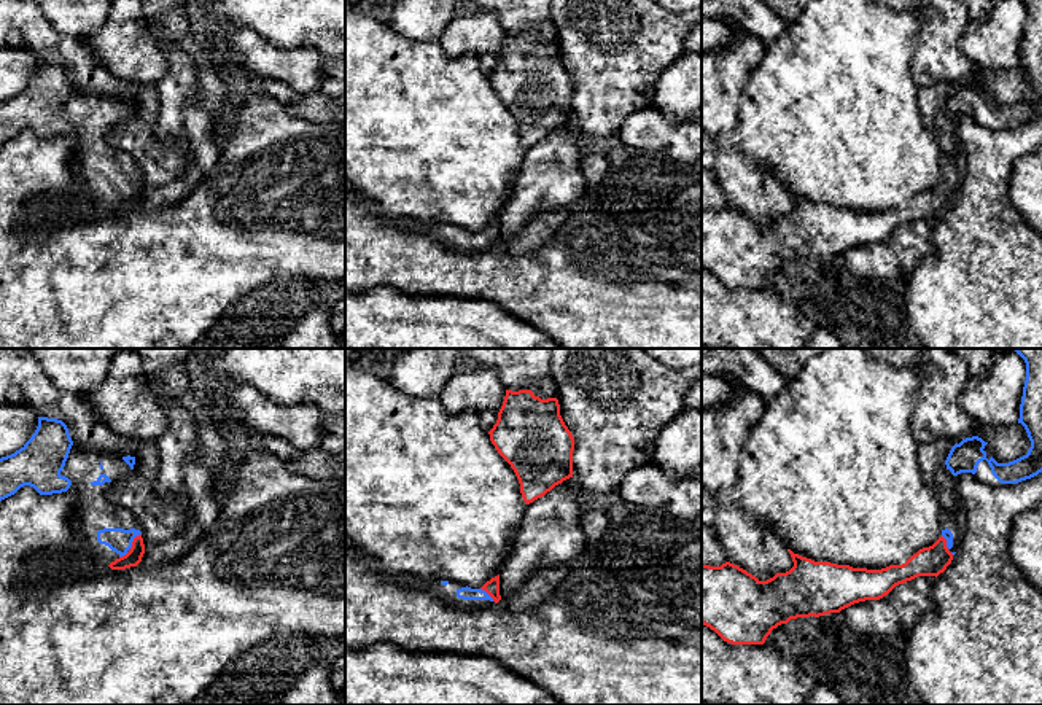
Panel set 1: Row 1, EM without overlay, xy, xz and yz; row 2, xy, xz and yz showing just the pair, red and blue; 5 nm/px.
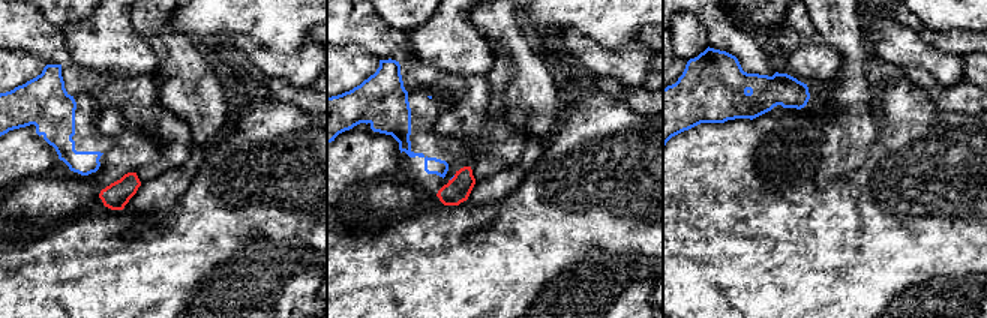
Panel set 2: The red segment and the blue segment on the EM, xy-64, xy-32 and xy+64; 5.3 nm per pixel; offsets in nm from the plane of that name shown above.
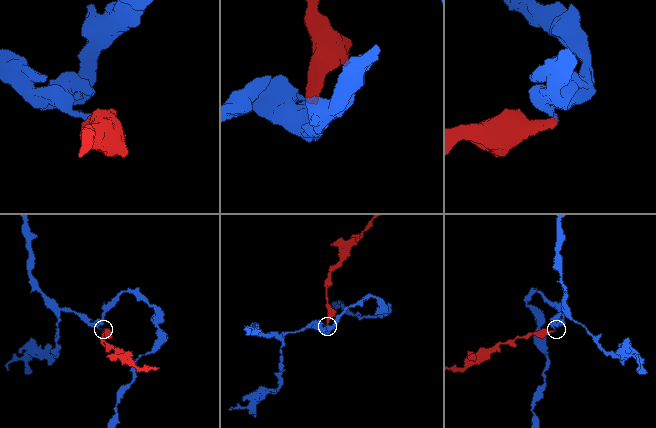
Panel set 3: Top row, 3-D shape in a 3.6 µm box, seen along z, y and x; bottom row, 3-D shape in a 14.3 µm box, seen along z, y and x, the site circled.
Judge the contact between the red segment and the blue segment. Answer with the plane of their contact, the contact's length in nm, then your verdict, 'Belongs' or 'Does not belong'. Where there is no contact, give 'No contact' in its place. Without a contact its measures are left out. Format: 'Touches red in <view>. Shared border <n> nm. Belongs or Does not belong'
Touches red in xy. Shared border 100 nm. Belongs

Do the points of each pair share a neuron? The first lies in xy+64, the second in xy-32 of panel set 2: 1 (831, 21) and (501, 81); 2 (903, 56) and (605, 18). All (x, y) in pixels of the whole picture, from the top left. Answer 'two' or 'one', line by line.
1: one
2: two

